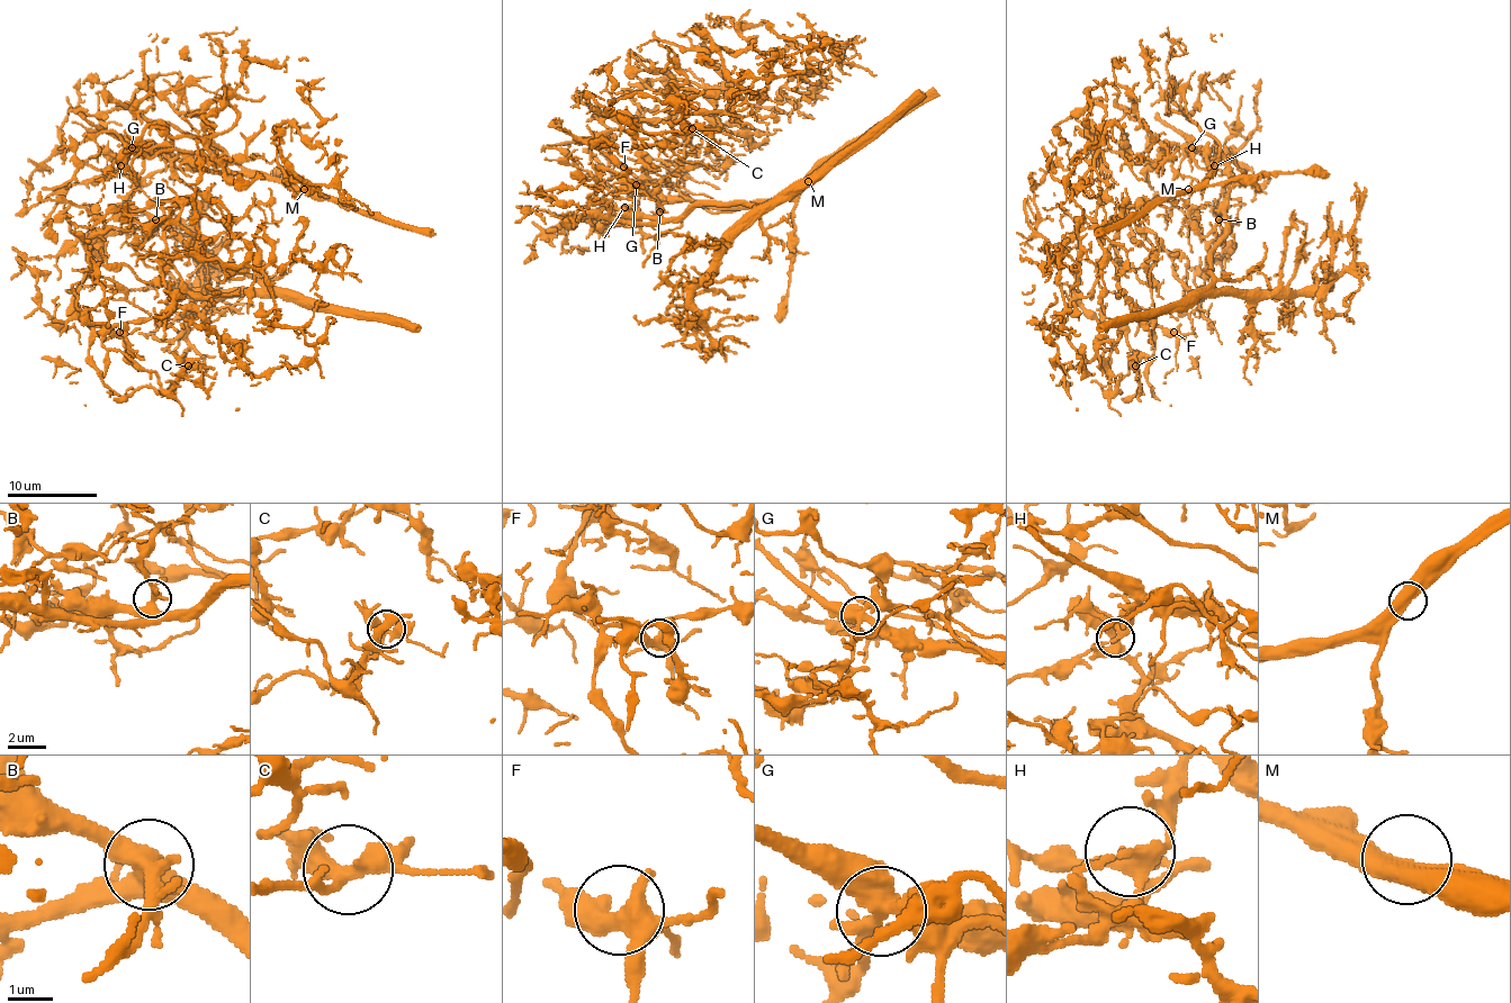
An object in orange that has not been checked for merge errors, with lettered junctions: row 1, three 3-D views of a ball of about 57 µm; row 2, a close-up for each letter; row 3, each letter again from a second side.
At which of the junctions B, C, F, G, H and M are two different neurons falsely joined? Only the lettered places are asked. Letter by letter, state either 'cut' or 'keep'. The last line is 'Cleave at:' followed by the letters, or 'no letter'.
B: keep
C: keep
F: keep
G: cut
H: cut
M: cut
Cleave at: G, H, M

